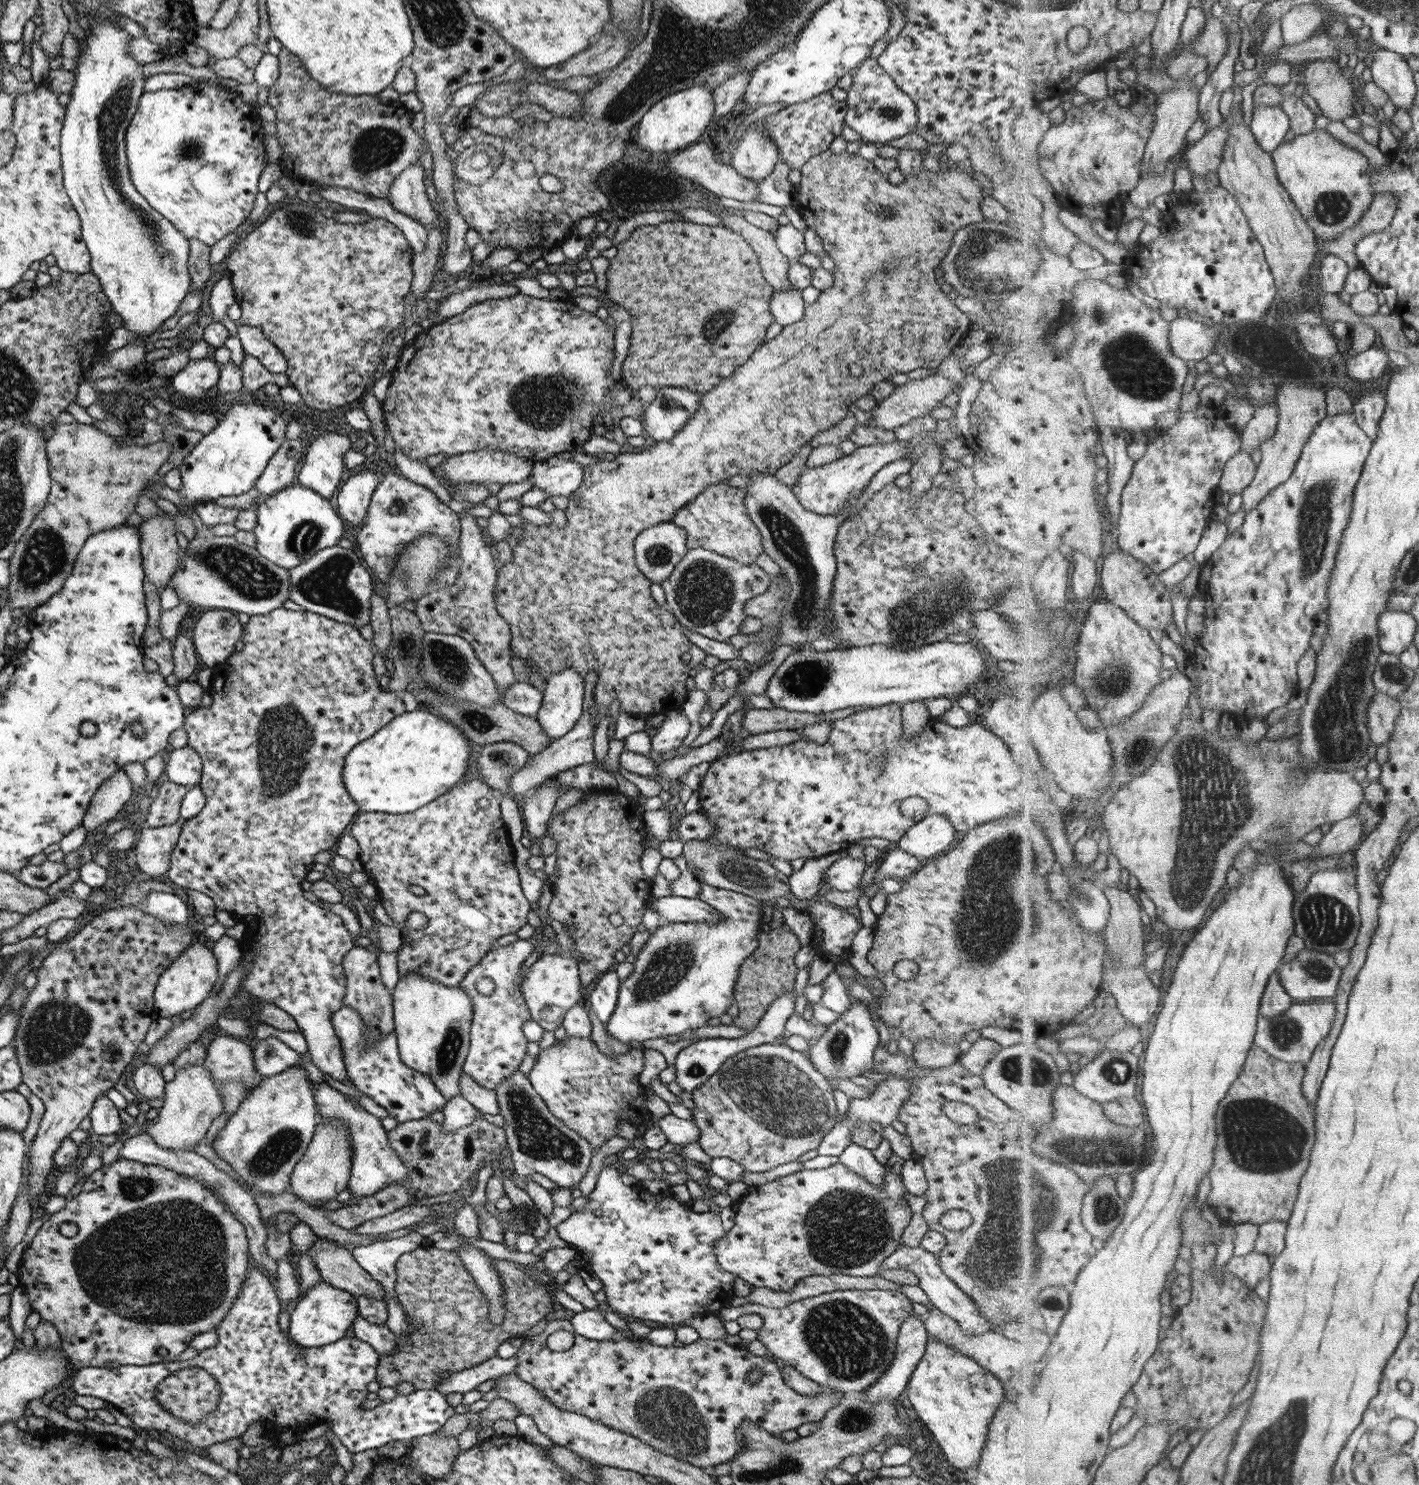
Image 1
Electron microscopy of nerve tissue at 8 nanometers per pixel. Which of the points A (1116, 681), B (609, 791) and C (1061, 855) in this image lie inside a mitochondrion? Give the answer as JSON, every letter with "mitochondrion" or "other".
{"A":"mitochondrion","B":"other","C":"other"}

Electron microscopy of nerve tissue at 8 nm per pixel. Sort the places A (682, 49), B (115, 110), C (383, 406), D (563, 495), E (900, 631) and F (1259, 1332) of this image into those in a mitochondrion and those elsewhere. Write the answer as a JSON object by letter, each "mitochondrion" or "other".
{"A":"mitochondrion","B":"mitochondrion","C":"other","D":"other","E":"mitochondrion","F":"other"}

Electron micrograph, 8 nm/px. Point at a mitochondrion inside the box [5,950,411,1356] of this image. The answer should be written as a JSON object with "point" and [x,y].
{"point":[189,1283]}

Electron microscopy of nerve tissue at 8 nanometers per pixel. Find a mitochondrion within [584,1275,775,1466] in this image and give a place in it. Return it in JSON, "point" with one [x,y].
{"point":[668,1414]}

